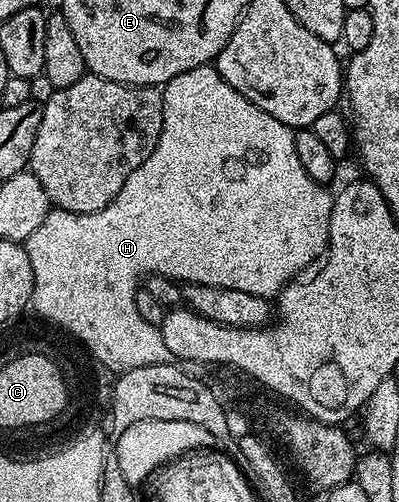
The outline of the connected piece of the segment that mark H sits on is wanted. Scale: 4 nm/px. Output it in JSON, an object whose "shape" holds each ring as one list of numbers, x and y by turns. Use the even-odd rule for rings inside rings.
{"shape":[[213,64,191,68,191,72,183,72,183,76,175,76,170,82,166,82,161,90,161,103,163,120,159,140,151,156,147,156,147,160,143,160,143,164,135,168,131,176,127,176,127,184,119,188,119,196,115,196,115,200,111,200,107,208,90,214,72,214,66,210,50,209,43,224,39,224,39,228,35,228,35,232,31,232,31,236,25,239,23,245,31,260,33,273,31,306,34,311,61,318,65,314,65,294,69,294,69,286,81,286,81,290,89,286,89,292,73,292,73,300,67,300,67,308,71,308,71,302,95,302,95,298,124,296,129,298,129,314,139,314,139,308,135,308,135,302,131,302,131,298,135,298,138,292,138,287,133,286,133,277,136,274,141,274,140,276,163,274,178,284,198,282,204,286,235,288,239,292,251,292,255,296,272,299,300,275,297,274,300,270,305,270,312,264,313,257,317,253,320,255,326,249,334,195,328,194,325,191,328,189,322,183,311,180,311,176,303,172,303,164,299,164,299,155,295,152,294,131,290,127,284,126,279,120,263,112,259,104,251,104,247,96,235,92,235,88,231,88,231,84,223,80,223,76]]}

